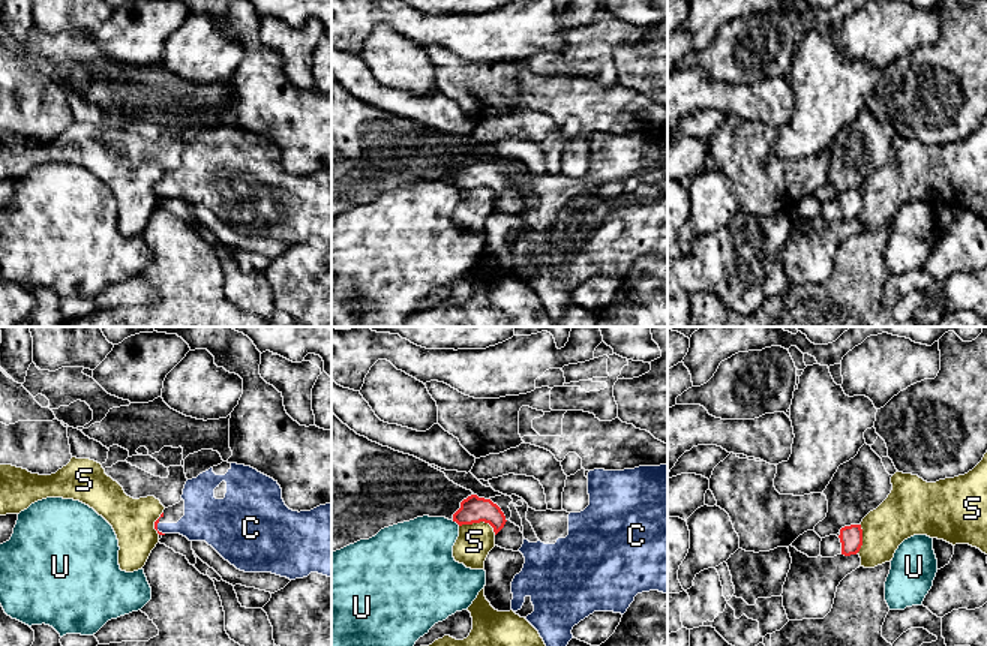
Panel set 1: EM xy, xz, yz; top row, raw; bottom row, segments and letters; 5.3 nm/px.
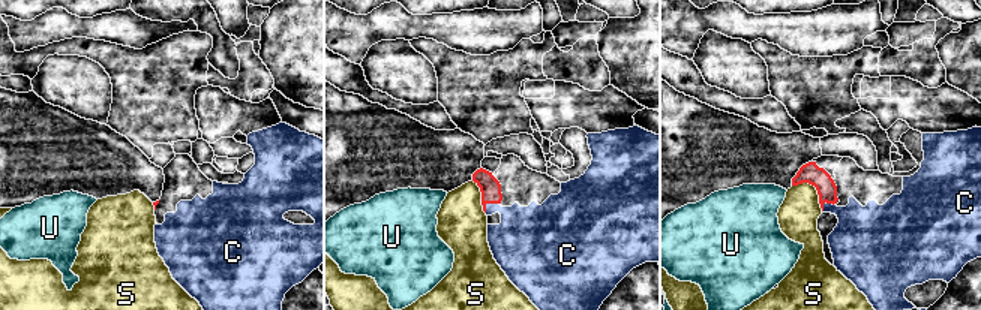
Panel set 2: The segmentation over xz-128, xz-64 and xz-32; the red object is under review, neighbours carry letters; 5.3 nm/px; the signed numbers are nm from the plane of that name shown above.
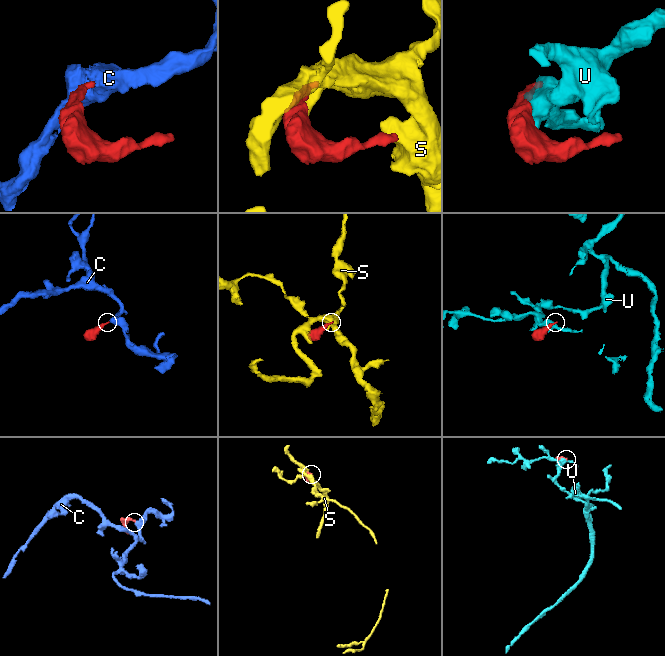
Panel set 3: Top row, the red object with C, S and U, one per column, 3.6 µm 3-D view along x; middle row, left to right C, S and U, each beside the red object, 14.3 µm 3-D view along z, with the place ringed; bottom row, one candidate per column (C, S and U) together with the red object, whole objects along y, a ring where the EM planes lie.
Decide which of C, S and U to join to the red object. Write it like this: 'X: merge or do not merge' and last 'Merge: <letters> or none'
C: merge
S: do not merge
U: do not merge
Merge: C

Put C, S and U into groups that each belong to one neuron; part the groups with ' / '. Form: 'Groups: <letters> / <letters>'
Groups: C / S / U

